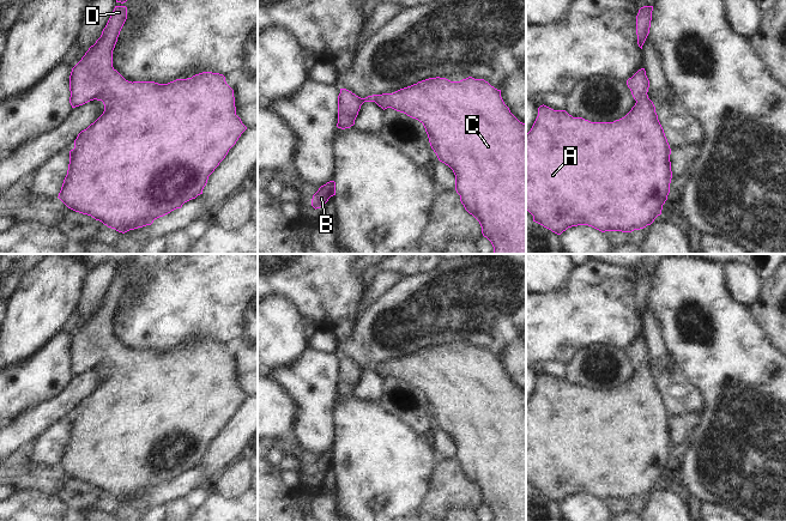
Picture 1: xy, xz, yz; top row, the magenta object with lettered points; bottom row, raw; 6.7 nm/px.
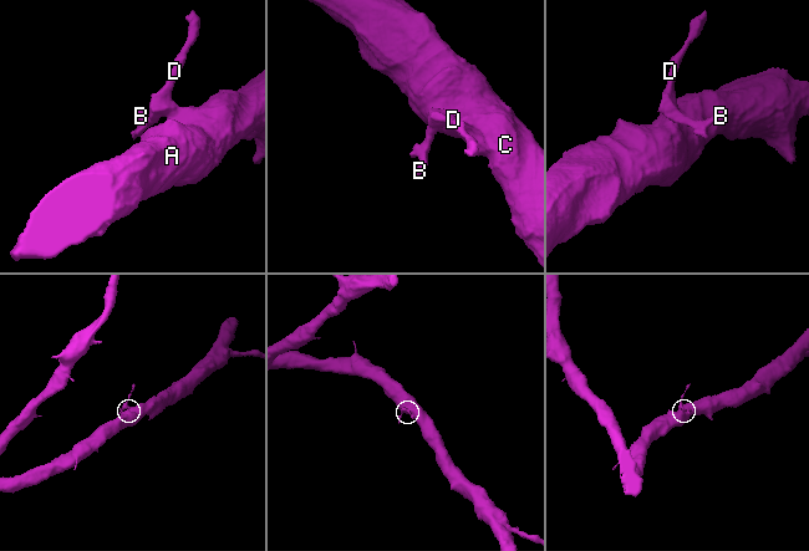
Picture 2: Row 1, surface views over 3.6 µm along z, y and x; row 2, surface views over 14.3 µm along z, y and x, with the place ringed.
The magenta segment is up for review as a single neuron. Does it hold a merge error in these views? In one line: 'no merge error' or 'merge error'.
no merge error

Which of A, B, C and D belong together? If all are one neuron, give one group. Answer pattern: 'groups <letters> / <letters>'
groups A B C D

